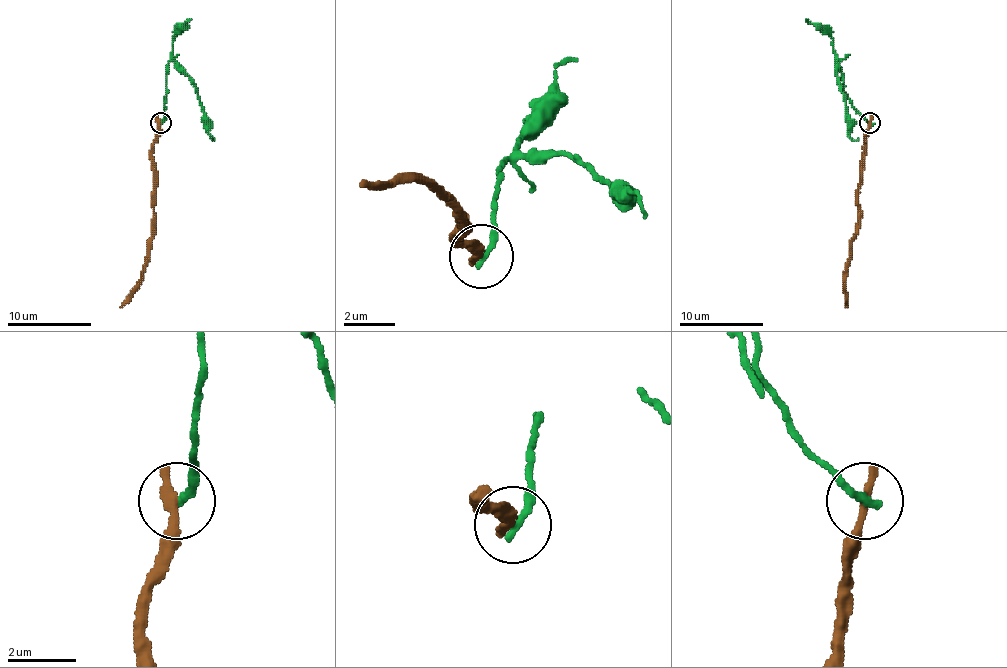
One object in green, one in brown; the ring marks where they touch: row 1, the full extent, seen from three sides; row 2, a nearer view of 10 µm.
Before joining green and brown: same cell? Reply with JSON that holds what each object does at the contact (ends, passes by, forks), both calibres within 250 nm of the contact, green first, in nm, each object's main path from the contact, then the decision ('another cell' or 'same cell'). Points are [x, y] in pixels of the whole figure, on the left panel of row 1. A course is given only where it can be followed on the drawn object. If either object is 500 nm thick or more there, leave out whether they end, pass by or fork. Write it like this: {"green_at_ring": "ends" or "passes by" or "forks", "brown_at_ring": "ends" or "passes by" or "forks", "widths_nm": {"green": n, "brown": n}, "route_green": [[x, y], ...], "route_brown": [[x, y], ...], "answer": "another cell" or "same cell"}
{"green_at_ring": "ends", "brown_at_ring": "ends", "widths_nm": {"green": 260, "brown": 320}, "route_green": [[160, 123], [166, 73], [172, 61], [191, 82], [210, 136], [214, 138]], "route_brown": [[160, 123], [151, 155], [153, 234], [147, 240], [143, 280], [120, 307]], "answer": "another cell"}

